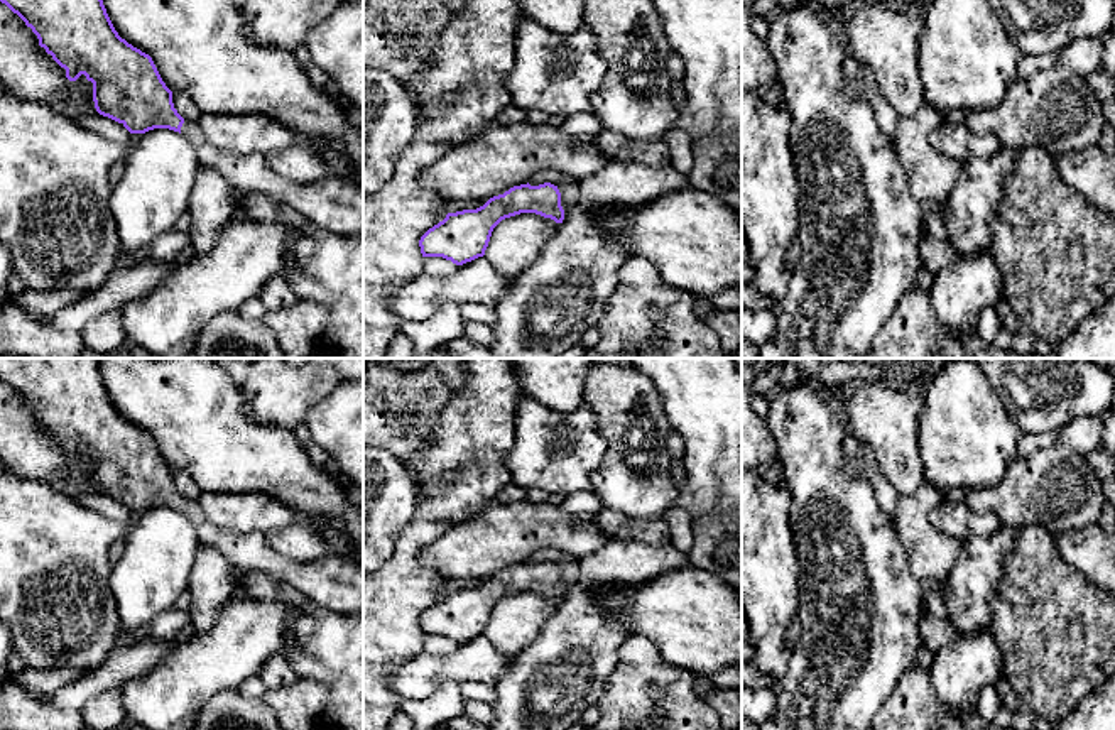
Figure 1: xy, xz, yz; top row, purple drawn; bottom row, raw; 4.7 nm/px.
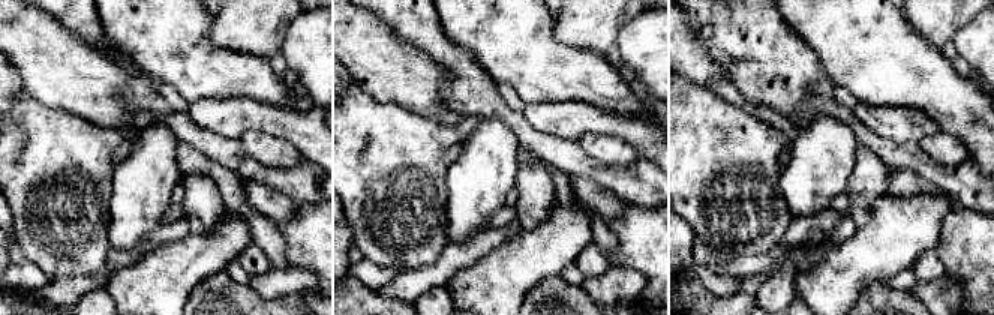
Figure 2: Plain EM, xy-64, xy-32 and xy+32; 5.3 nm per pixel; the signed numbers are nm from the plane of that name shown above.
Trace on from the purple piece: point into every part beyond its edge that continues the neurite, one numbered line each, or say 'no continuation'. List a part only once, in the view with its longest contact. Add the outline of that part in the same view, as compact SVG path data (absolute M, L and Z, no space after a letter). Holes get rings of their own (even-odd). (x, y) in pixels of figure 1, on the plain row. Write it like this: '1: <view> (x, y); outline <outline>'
1: xy (333, 583); outline M184 498L181 512L193 520L199 542L218 549L233 569L270 576L309 607L334 613L363 613L363 568L353 561L334 553L314 561L292 561L279 554L262 532L220 529L194 500Z

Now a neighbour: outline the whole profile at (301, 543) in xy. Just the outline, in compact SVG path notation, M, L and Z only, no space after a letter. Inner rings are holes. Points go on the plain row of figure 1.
M306 524L270 529L264 536L279 554L299 563L314 561L331 553L323 536Z

